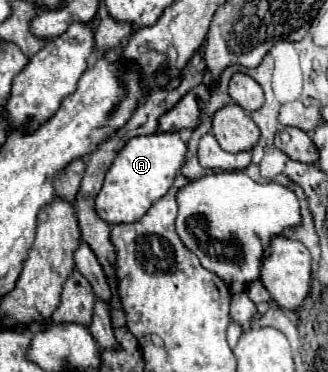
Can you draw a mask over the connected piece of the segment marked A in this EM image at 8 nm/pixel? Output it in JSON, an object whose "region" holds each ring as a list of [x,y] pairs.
{"region":[[[159,132],[151,136],[137,136],[129,140],[113,160],[101,192],[95,198],[95,212],[107,224],[137,222],[153,202],[157,202],[171,188],[177,172],[185,164],[187,144],[177,132]]]}

